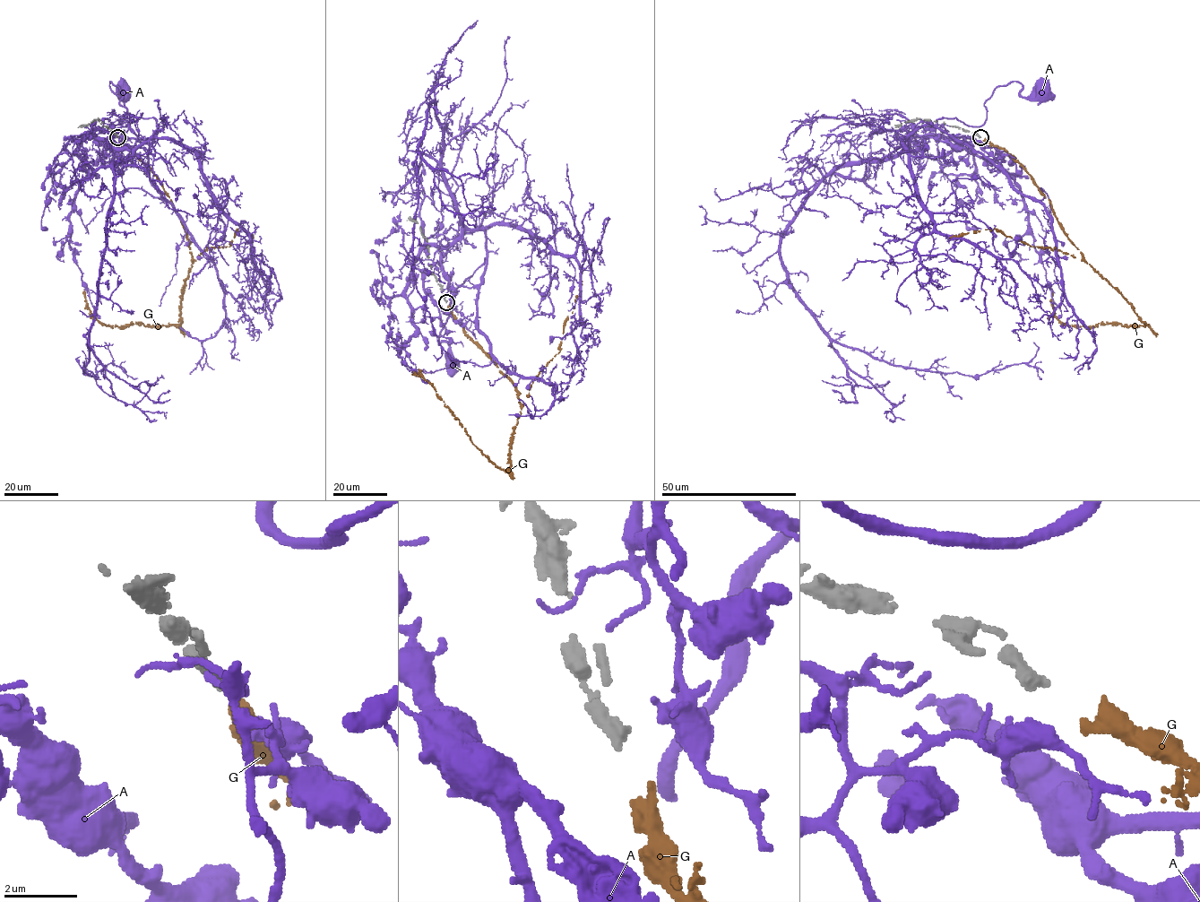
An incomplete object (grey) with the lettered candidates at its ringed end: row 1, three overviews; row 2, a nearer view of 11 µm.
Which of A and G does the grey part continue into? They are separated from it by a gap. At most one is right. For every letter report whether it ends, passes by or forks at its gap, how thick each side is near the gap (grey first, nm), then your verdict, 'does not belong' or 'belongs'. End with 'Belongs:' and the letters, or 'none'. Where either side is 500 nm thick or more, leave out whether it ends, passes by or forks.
A: it ends | 340/480 nm | does not belong
G: it ends | 340/400 nm | belongs
Belongs: G

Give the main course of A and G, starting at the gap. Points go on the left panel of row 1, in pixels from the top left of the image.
A: (120, 140), (108, 141), (141, 146), (158, 125), (122, 125), (127, 110), (110, 82), (124, 94)
G: (120, 140), (156, 177), (188, 240), (192, 263), (182, 294), (181, 322), (106, 325), (90, 309), (83, 289)

